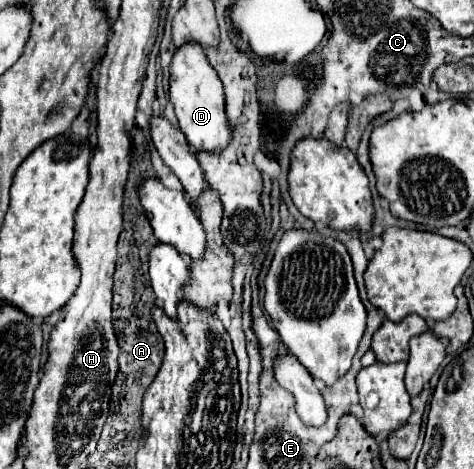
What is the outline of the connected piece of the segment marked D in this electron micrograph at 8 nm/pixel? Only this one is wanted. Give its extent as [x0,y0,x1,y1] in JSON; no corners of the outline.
[168,43,234,153]

